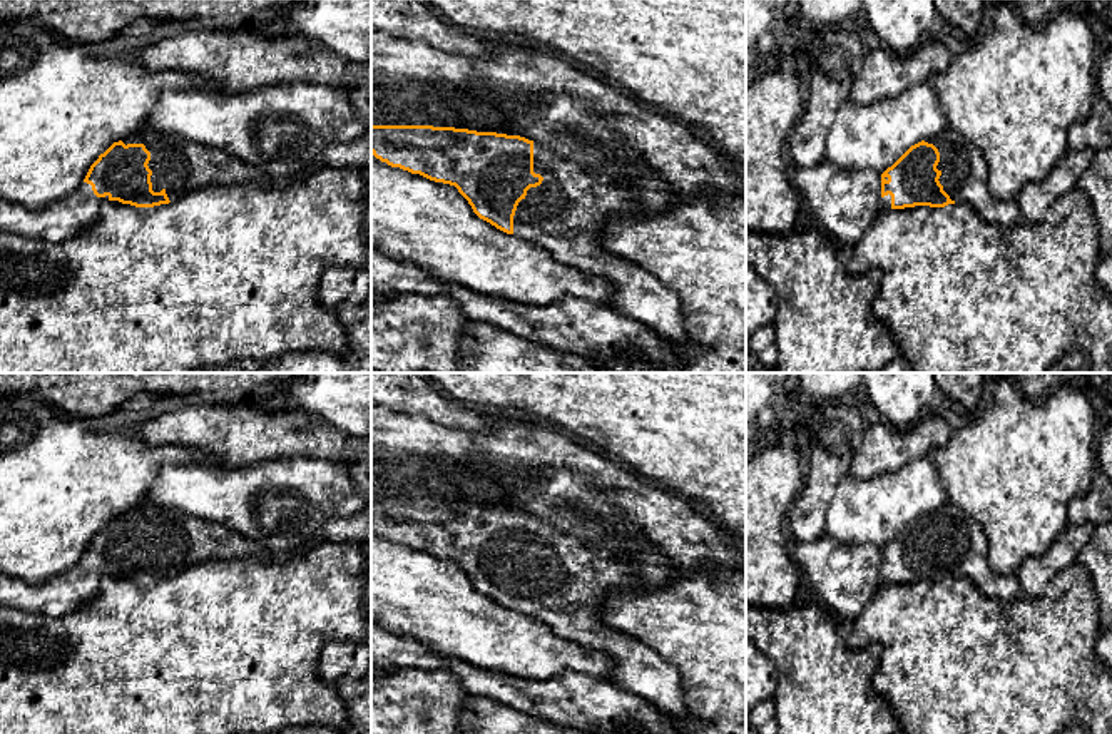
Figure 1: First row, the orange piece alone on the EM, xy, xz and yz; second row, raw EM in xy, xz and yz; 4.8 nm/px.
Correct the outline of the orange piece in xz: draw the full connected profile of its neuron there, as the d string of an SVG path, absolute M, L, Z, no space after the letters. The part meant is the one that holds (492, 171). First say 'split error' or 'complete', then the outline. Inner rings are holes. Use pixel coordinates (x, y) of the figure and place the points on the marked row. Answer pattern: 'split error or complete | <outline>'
split error | M371 125L371 154L391 167L455 186L473 212L518 239L543 247L555 261L612 284L610 306L649 326L664 341L687 344L682 301L652 273L612 256L599 237L605 224L637 209L622 182L584 169L520 135L433 125Z

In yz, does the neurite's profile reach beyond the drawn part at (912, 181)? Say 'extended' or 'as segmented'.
extended

